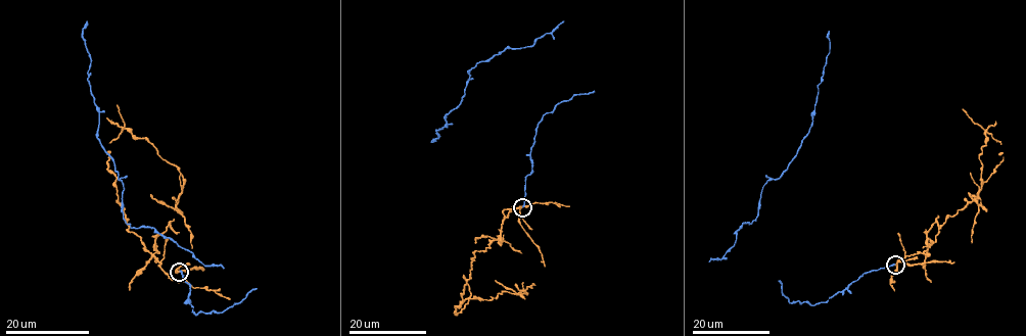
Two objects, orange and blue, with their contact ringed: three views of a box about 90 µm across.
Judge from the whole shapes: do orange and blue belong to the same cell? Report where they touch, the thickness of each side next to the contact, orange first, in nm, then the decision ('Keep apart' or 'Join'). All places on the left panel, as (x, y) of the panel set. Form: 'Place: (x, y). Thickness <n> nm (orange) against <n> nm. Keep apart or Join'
Place: (179, 272). Thickness 200 nm (orange) against 280 nm. Keep apart

